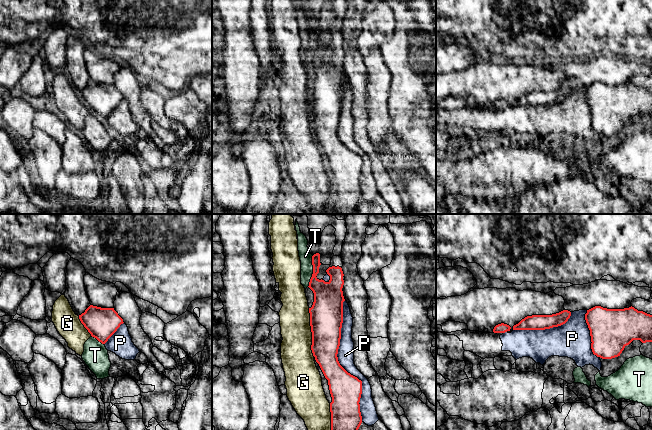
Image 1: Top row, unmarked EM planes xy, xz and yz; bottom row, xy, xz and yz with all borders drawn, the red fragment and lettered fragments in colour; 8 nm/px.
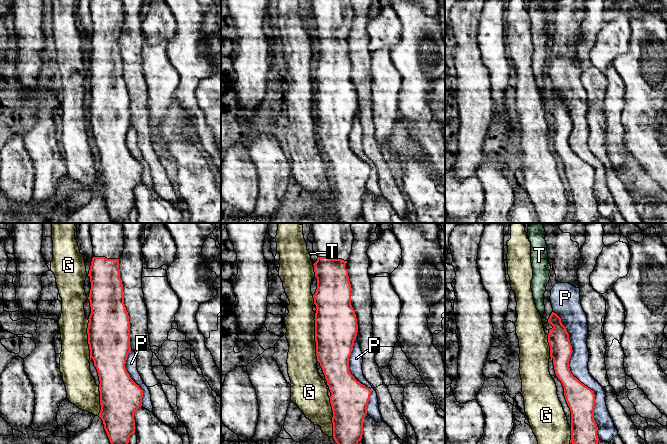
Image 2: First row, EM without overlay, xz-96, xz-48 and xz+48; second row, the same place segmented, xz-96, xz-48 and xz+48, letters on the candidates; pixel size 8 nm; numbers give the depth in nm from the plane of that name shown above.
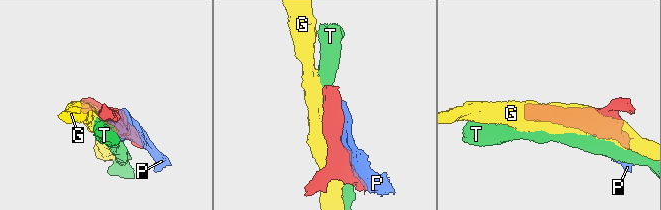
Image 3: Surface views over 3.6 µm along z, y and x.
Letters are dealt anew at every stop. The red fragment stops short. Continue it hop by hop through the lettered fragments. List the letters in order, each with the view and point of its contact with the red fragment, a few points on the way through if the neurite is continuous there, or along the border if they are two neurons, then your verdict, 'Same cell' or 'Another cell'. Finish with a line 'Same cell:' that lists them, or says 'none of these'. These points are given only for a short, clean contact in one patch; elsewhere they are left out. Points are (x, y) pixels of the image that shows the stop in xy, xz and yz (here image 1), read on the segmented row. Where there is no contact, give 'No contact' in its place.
G: Touches red at xz (311, 331). Another cell
P: Touches red at xz (339, 363). Another cell
T: Touches red at xz (313, 271). Another cell
Same cell: none of these

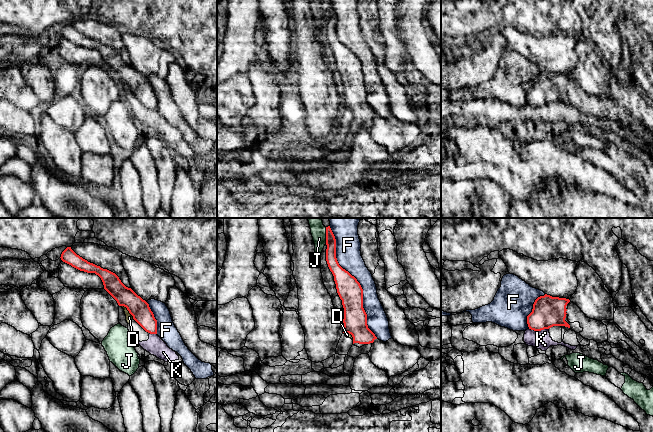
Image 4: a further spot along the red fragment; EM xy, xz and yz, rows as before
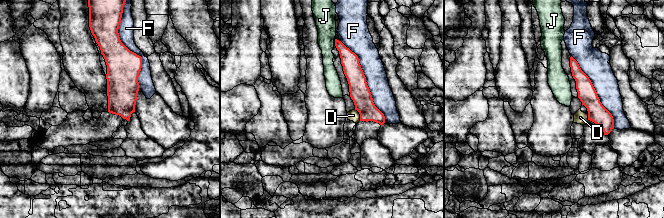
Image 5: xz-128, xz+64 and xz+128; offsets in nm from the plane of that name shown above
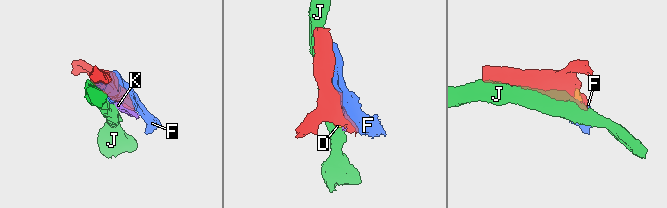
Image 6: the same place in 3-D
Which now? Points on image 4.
D: Touches red at xy (128, 310). Boundary: xy (121, 305), (126, 308), (133, 318). Another cell
F: Touches red at xz (357, 281). Another cell
J: Touches red at xz (326, 235). Another cell
K: Touches red at yz (539, 330). Boundary: yz (529, 328), (534, 330), (548, 329). Another cell
Same cell: none of these

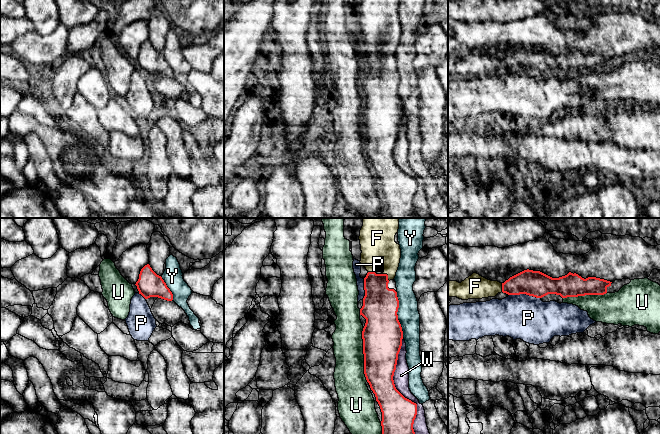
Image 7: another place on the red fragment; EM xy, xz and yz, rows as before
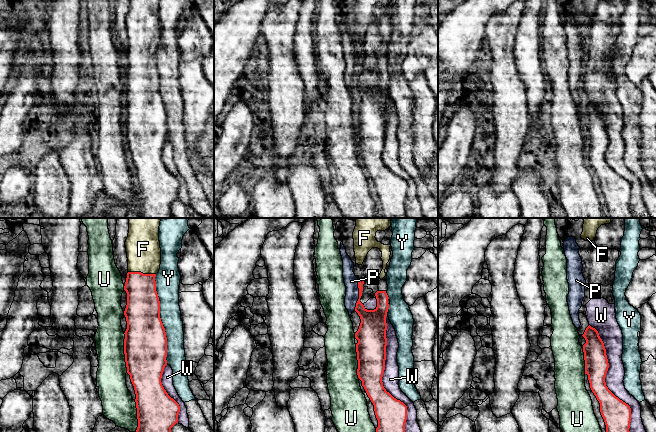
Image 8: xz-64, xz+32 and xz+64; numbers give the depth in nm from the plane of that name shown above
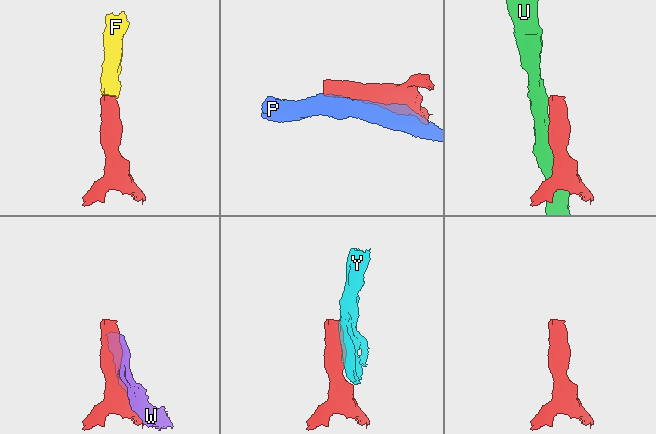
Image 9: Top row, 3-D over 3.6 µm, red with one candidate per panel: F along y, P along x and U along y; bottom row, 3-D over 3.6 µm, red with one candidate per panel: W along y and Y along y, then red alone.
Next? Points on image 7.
F: Touches red at xz (387, 276). Path across: xz (380, 306), (380, 283), (387, 276), (388, 255), (379, 246). Same cell
P: Touches red at yz (525, 293). Another cell
U: Touches red at xz (364, 355). Another cell
W: Touches red at xz (395, 388). Another cell
Y: Touches red at xz (396, 314). Another cell
Same cell: F

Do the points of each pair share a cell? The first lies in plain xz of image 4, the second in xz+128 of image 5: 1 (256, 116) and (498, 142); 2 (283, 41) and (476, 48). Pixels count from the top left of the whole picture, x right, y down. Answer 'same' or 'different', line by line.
1: same
2: different

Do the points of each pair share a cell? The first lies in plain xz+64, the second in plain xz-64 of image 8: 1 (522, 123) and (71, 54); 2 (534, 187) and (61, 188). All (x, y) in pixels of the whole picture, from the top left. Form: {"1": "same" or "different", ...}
{"1": "same", "2": "different"}

